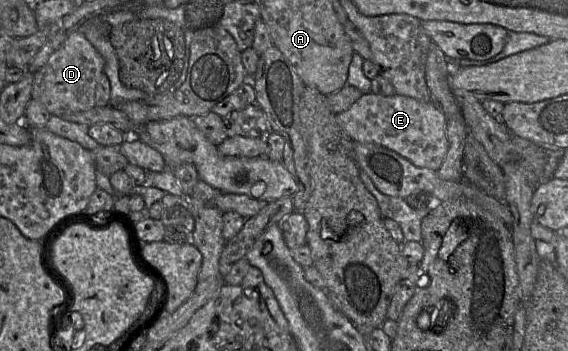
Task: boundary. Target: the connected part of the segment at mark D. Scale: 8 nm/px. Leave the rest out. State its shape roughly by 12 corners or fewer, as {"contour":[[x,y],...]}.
{"contour":[[79,30],[33,74],[52,116],[95,106],[105,59]]}

